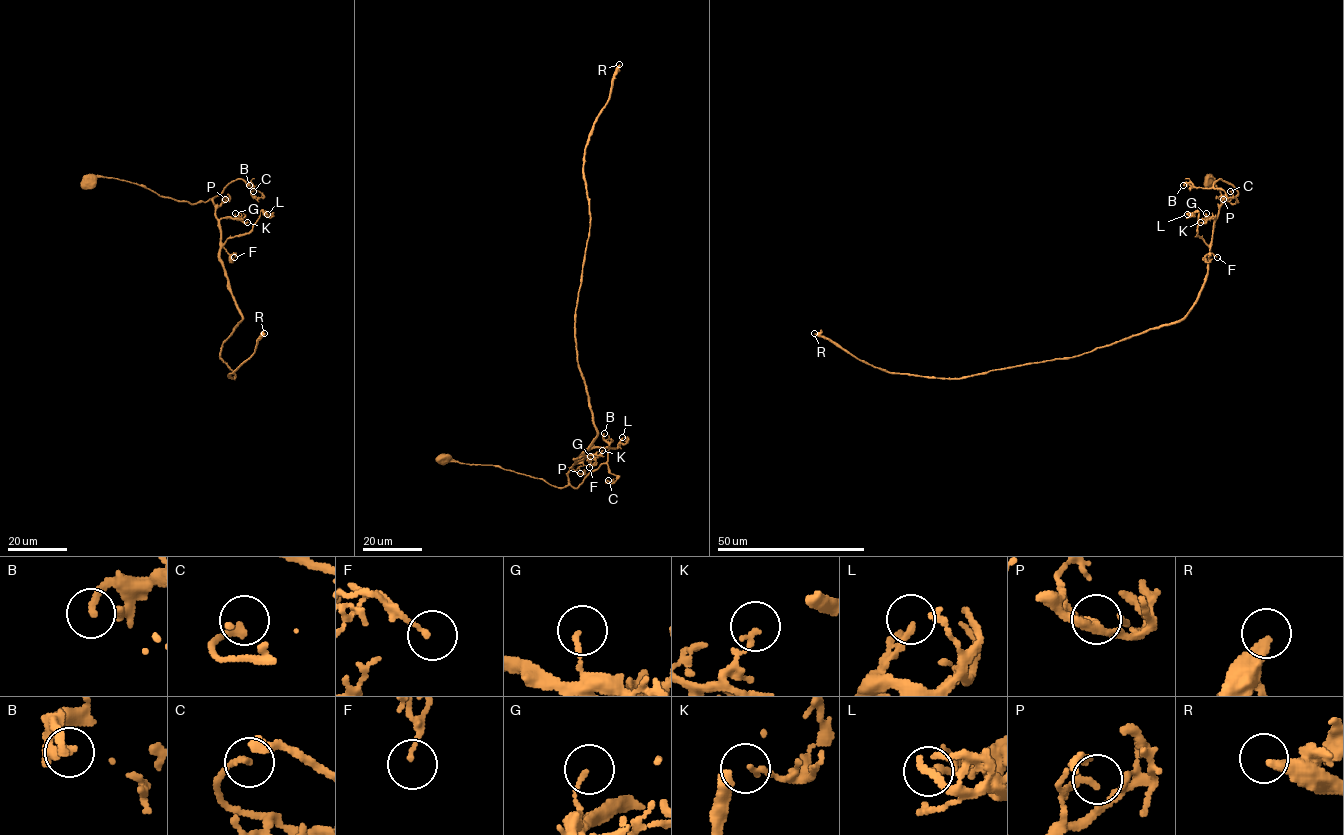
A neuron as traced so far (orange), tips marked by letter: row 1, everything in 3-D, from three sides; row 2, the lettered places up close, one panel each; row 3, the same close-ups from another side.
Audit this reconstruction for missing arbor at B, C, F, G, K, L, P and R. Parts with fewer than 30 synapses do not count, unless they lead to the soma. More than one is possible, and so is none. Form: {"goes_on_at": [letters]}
{"goes_on_at": ["R"]}

